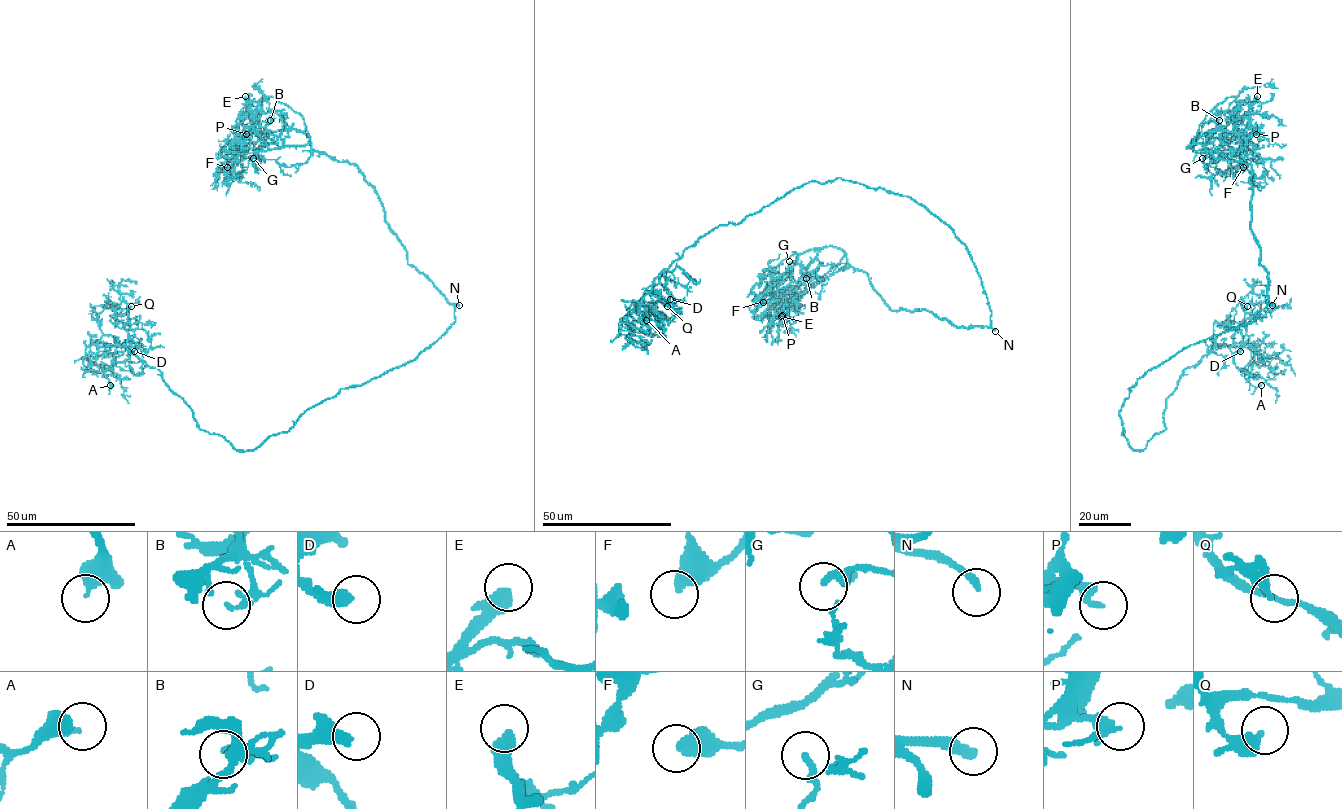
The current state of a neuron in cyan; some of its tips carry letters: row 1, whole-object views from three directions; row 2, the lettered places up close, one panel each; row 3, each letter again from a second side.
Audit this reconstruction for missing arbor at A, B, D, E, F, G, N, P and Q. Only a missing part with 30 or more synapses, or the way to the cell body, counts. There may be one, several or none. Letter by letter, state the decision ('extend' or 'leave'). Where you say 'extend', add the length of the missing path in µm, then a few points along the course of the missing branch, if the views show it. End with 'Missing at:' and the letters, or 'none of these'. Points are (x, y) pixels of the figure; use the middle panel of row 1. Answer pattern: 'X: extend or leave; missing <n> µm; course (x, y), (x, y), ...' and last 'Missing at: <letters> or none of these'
A: leave
B: leave
D: leave
E: leave
F: leave
G: leave
N: extend; missing 25 µm; course (995, 331), (1011, 350), (1034, 357)
P: leave
Q: leave
Missing at: N

